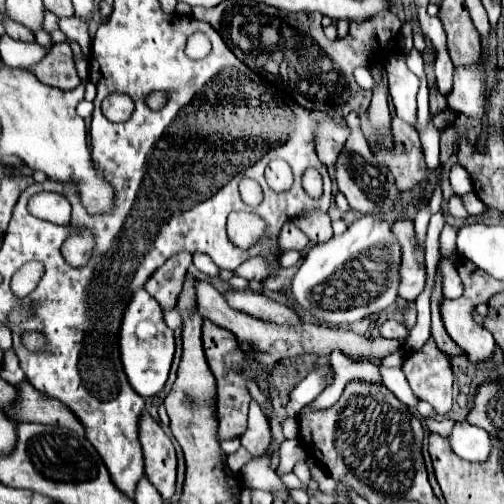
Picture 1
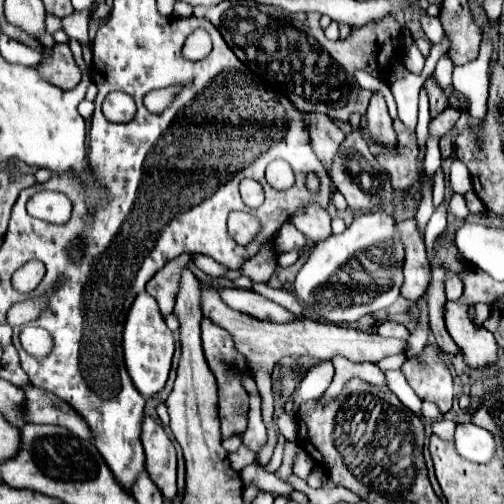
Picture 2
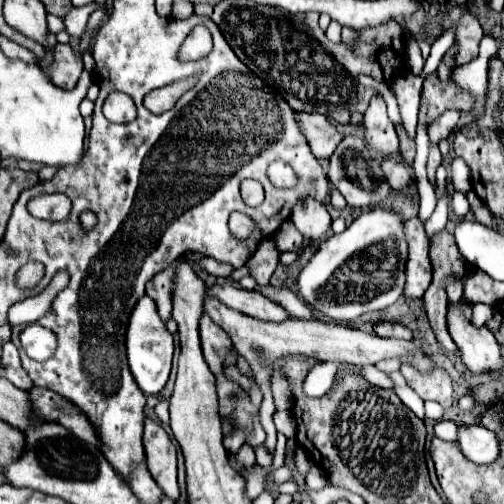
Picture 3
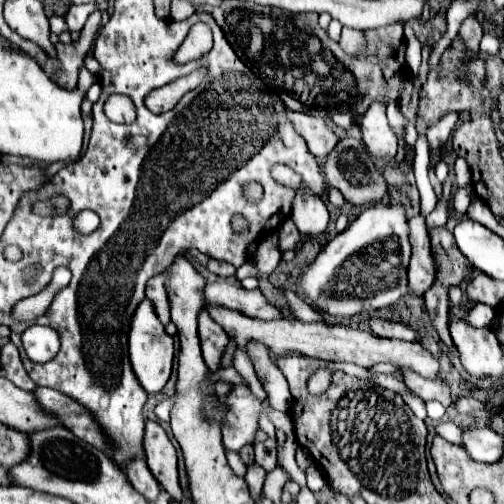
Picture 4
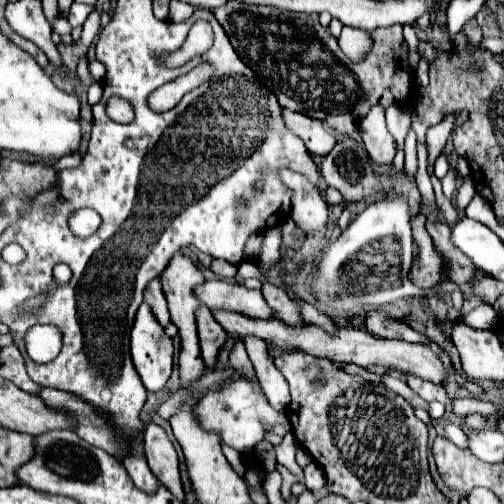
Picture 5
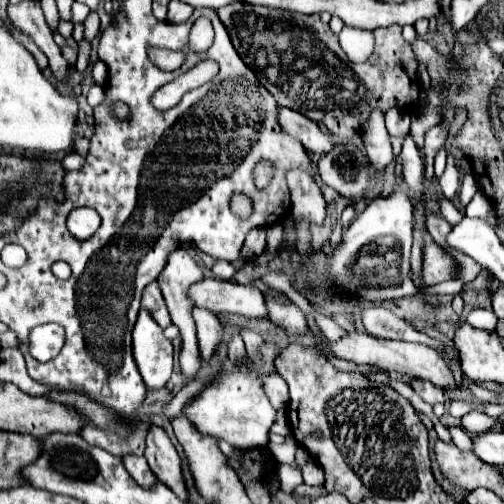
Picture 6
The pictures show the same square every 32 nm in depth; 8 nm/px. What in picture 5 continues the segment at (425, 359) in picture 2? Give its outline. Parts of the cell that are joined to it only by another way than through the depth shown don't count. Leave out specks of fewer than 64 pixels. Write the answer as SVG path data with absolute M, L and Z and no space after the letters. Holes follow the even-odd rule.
M406 374L406 384L426 402L438 400L442 404L450 404L450 398L448 398L444 384L432 384L432 382L426 382L420 376L412 376L412 374Z

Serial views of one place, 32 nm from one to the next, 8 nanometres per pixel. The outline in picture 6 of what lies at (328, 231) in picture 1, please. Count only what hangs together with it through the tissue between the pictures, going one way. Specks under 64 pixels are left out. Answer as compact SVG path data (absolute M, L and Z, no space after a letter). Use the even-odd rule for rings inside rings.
M288 170L286 172L286 184L292 192L292 218L304 220L310 226L322 226L326 220L326 202L324 202L324 196L322 196L318 184L302 170Z

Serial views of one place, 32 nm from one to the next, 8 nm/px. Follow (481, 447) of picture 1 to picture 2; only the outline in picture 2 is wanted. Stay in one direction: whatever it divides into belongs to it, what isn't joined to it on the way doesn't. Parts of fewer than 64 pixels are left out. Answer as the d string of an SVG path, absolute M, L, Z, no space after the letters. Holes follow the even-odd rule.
M458 424L454 432L454 448L462 458L486 464L494 454L494 438L488 430L474 424Z

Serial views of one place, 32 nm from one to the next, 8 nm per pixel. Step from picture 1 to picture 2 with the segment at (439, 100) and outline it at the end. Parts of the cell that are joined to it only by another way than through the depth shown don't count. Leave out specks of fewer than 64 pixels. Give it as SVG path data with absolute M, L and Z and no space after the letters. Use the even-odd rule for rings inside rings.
M434 78L426 80L426 90L428 90L429 112L431 119L450 107L449 98L452 96L452 88L450 90L440 90L440 86L436 84Z

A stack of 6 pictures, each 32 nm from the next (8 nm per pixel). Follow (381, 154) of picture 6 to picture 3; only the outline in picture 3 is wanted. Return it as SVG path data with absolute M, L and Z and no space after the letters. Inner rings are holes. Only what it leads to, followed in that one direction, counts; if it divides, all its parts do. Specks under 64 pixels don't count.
M374 96L370 100L364 114L364 138L380 152L398 152L398 136L386 114L386 102L382 96Z

